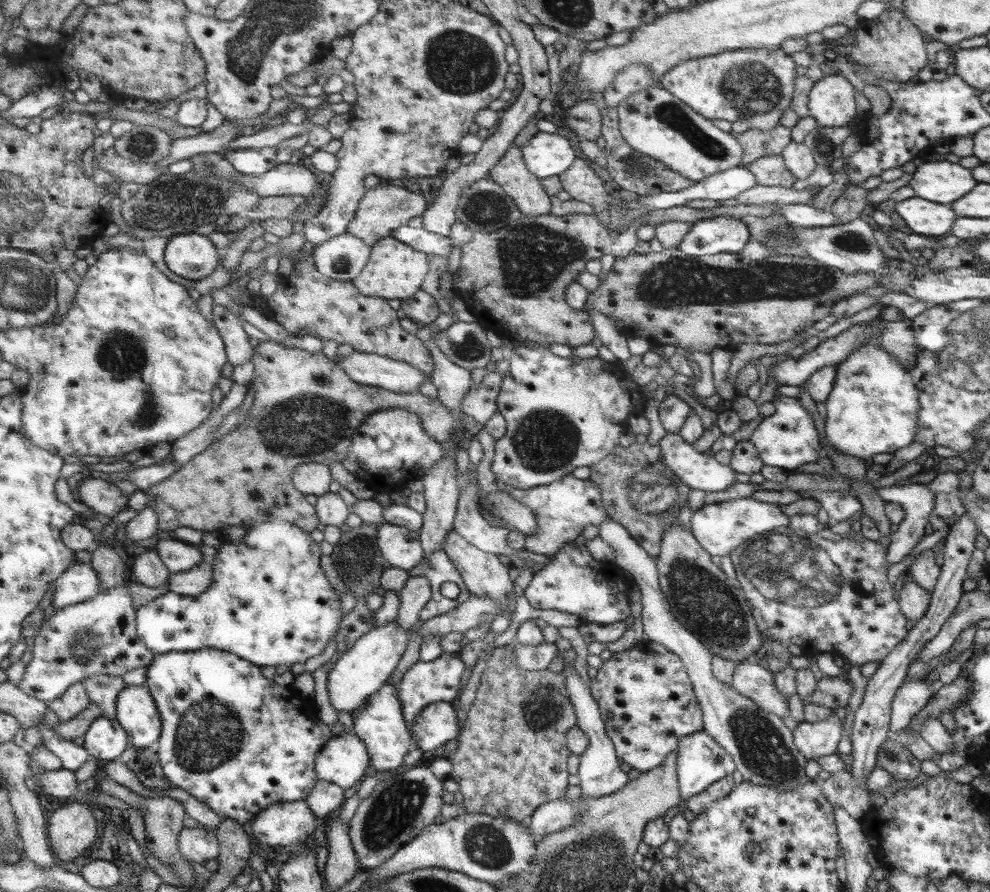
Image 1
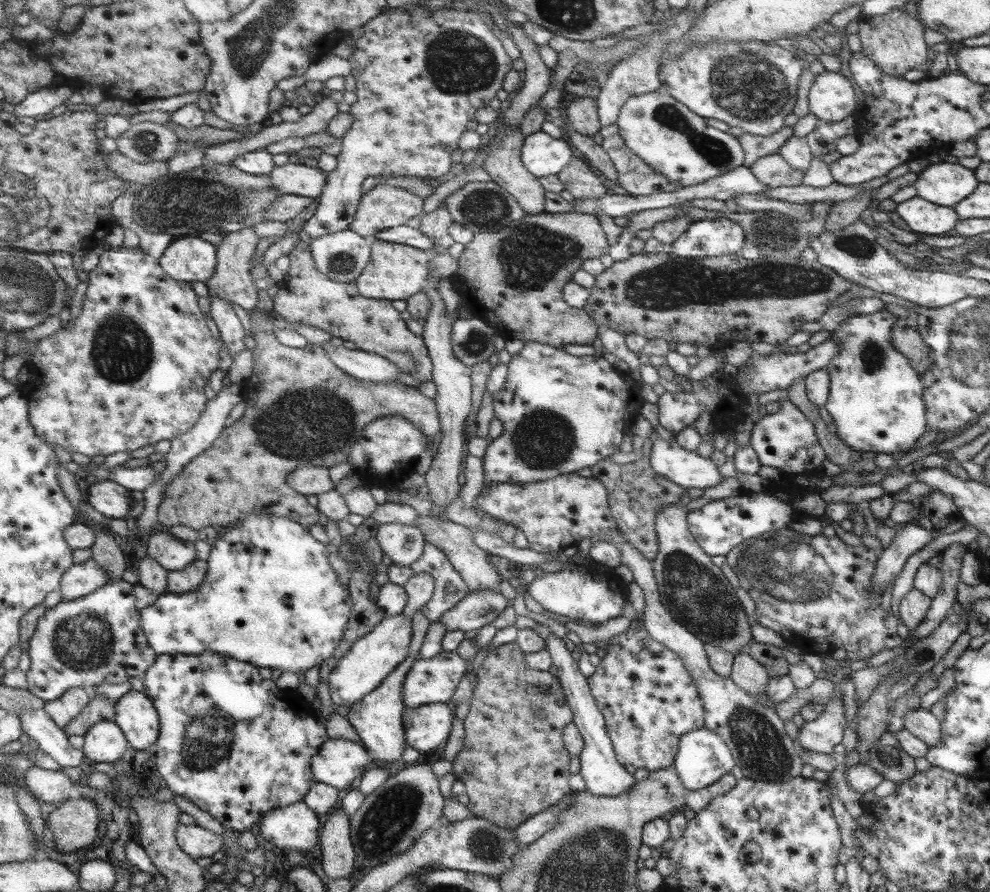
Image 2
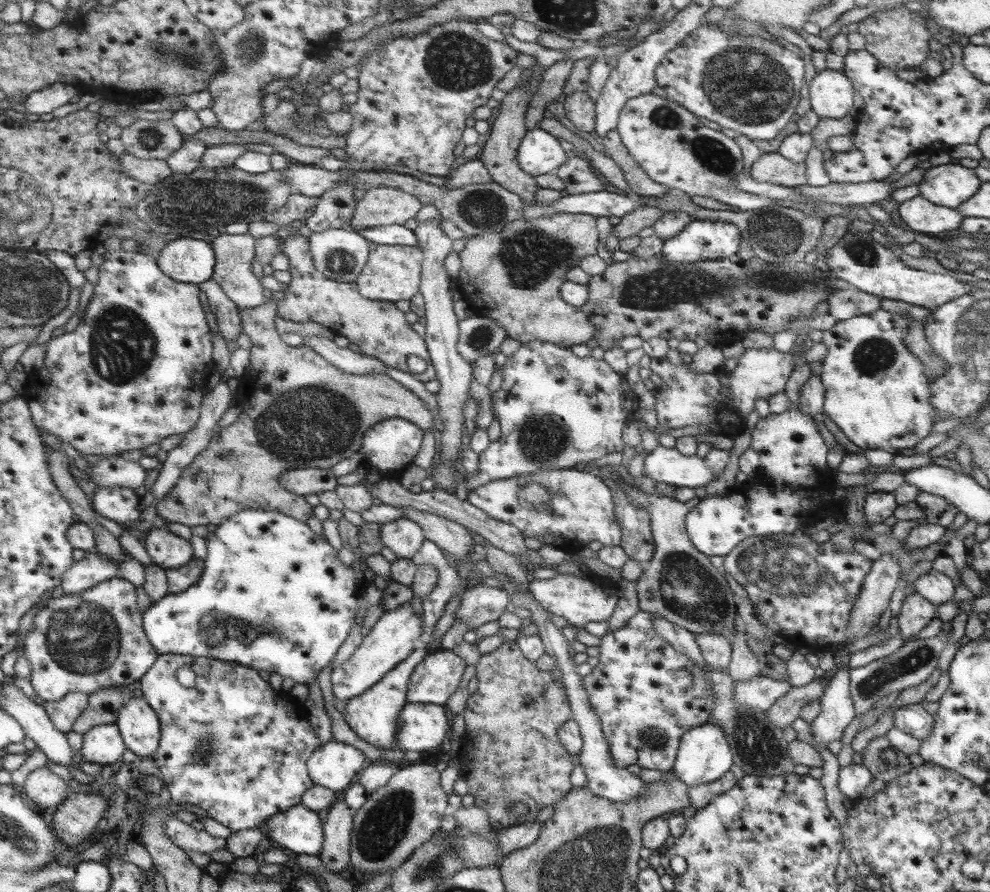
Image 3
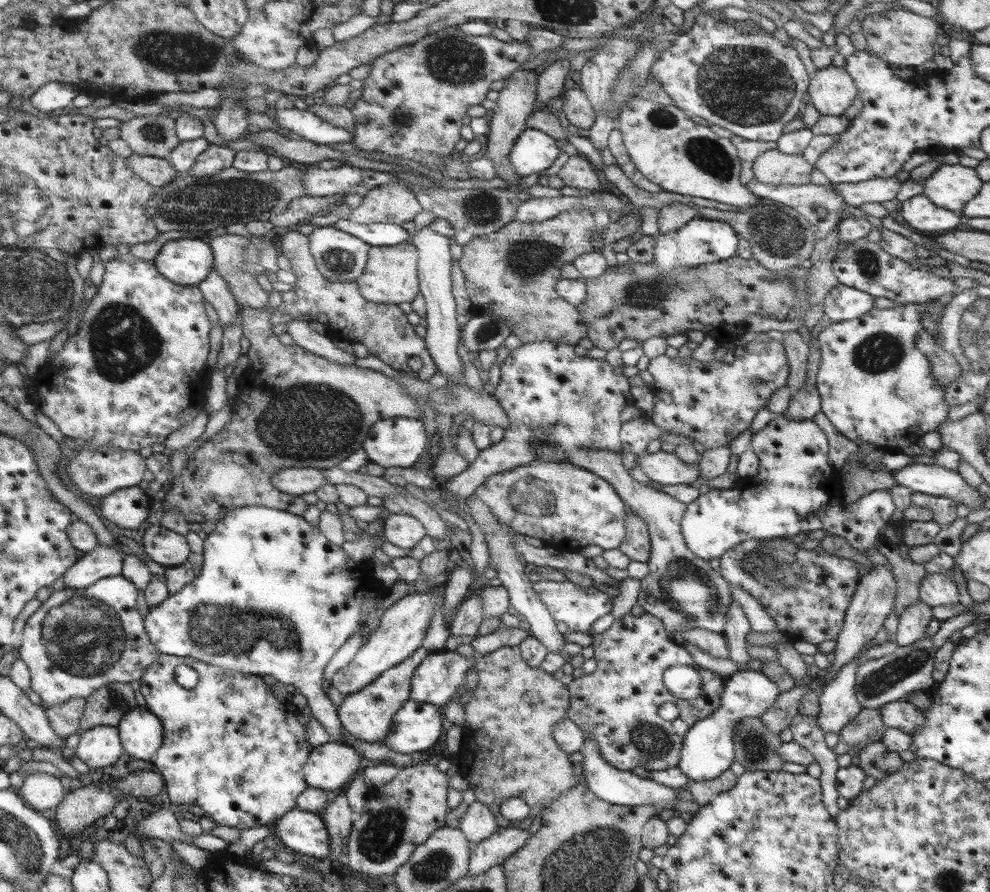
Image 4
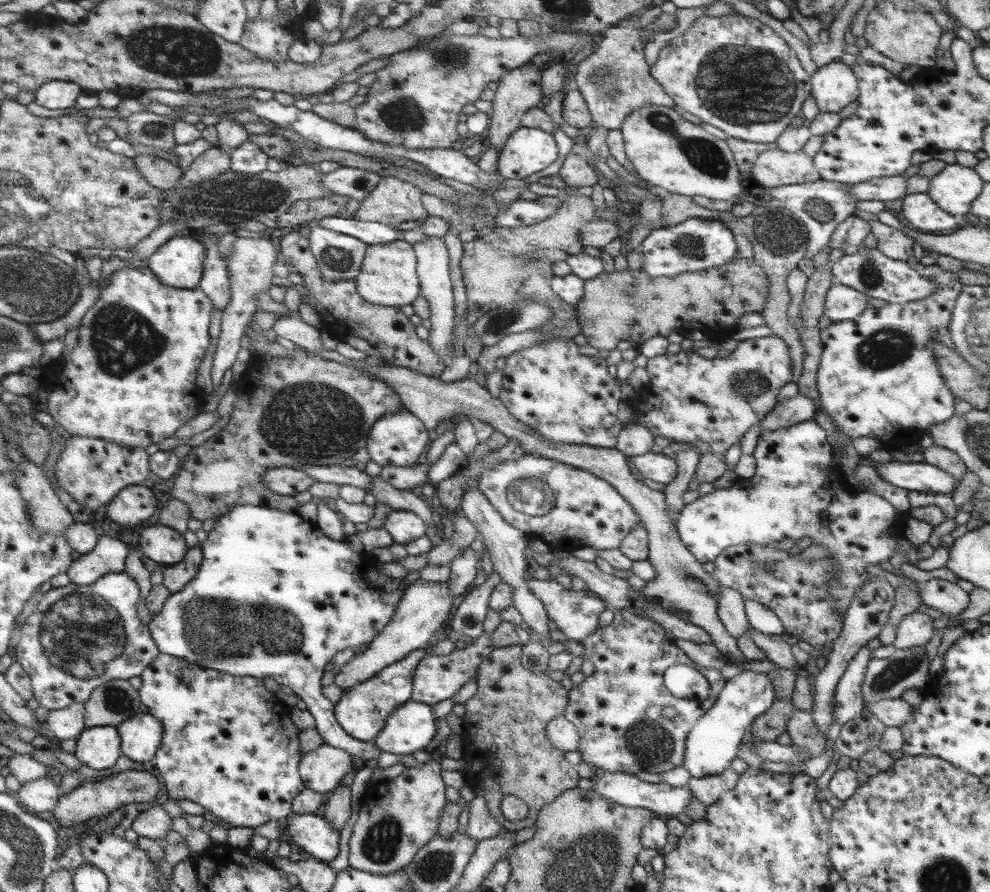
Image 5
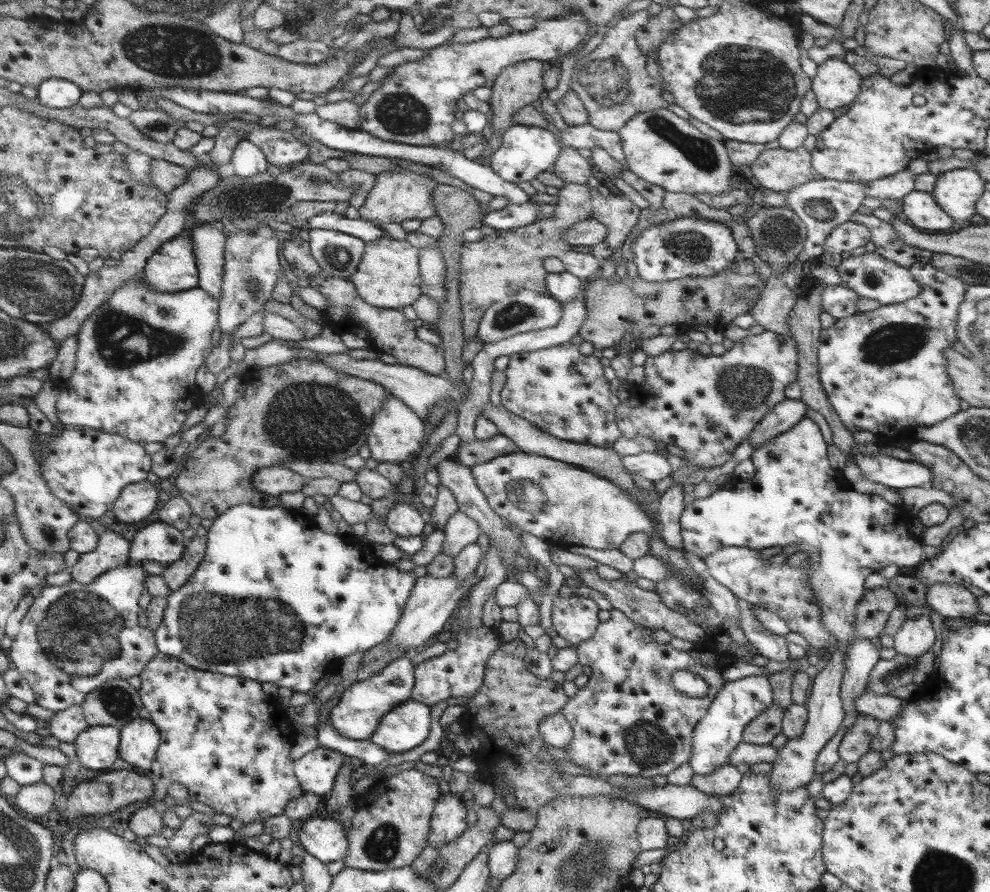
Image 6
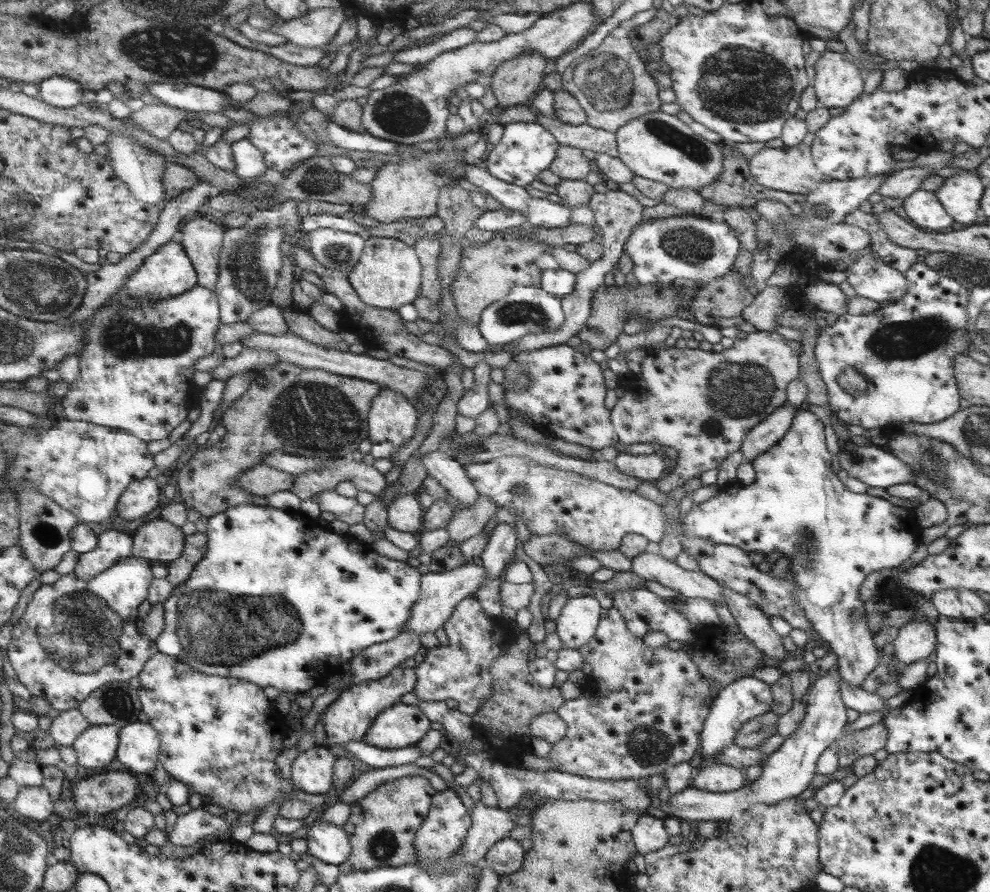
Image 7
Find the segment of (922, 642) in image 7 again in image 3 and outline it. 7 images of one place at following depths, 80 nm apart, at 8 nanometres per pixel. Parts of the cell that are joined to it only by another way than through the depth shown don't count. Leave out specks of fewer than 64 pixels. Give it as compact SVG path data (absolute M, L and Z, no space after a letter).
M914 592L904 599L899 616L894 623L903 640L916 636L920 630L926 628L937 617L937 607L928 602L923 595Z

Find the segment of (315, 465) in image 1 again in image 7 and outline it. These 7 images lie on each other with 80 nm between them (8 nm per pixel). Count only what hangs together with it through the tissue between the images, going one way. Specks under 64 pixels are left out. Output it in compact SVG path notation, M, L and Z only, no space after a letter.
M258 463L240 477L240 487L250 494L268 497L278 490L291 490L296 478L286 471Z

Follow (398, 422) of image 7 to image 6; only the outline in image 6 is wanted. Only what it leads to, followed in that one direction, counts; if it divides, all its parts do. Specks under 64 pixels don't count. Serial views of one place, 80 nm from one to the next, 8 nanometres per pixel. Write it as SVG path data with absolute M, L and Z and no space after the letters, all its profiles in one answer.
M390 395L384 406L376 412L371 421L371 434L367 444L371 457L378 463L393 462L401 466L412 460L415 452L426 442L426 434L430 427L406 403Z

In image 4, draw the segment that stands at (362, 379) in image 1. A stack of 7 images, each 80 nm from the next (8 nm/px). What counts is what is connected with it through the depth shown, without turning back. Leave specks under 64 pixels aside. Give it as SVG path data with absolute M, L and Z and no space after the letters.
M294 319L285 323L286 334L292 337L294 346L298 345L306 351L328 359L342 366L356 366L356 356L350 355L336 347L326 335L314 332L309 321Z

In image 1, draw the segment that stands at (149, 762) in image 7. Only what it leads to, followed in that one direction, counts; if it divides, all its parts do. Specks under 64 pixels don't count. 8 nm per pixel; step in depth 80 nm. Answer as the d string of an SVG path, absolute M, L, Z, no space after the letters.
M146 684L130 685L122 692L118 719L138 748L157 746L163 736L163 715Z

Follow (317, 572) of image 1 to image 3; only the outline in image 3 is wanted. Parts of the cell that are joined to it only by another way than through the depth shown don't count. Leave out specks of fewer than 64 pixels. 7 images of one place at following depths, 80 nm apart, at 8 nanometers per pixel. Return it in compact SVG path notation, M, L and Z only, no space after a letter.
M248 509L235 514L231 519L224 521L209 537L207 556L207 568L200 582L180 594L170 593L164 600L157 602L148 613L145 614L145 629L154 646L161 654L183 654L193 657L218 657L220 660L232 662L242 666L251 667L252 670L264 670L264 672L276 672L282 678L290 678L296 684L305 684L307 687L312 682L317 682L317 676L324 670L336 650L344 644L350 626L354 624L358 598L362 596L362 590L357 583L357 576L352 566L345 565L339 559L339 552L331 544L326 542L323 536L314 532L305 522L292 518L291 515L282 514L277 510Z

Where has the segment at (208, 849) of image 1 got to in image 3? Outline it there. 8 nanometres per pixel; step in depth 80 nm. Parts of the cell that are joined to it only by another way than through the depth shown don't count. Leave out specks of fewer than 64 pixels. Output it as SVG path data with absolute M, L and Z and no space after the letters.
M178 814L168 818L166 831L168 831L168 837L186 852L194 850L194 852L210 855L212 852L228 849L228 840L226 838L216 838L206 830L196 830L192 824L182 822L178 818Z

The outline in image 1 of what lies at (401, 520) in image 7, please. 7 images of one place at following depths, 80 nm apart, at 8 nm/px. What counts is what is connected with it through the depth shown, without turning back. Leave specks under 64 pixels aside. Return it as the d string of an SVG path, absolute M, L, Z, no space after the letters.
M384 523L378 529L378 548L392 567L412 570L424 561L419 531Z

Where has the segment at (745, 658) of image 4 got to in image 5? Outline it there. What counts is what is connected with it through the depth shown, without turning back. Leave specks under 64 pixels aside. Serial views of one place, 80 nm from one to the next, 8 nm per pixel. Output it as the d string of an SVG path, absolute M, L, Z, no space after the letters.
M722 586L719 590L718 613L724 627L736 640L740 635L746 635L749 621L745 614L744 598L739 592Z

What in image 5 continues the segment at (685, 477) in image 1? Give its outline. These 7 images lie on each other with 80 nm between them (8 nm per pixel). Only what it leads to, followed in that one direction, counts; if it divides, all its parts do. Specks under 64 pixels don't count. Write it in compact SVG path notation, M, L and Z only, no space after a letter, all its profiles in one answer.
M657 449L642 456L633 456L629 462L636 466L644 478L664 485L672 482L679 473L677 462Z

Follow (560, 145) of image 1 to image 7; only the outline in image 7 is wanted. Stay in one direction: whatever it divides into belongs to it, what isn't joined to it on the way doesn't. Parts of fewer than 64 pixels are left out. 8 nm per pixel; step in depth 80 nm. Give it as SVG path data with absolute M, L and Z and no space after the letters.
M513 122L503 126L502 140L494 146L484 166L492 176L508 184L525 187L536 181L543 170L550 168L559 148L560 144L555 136L540 123Z

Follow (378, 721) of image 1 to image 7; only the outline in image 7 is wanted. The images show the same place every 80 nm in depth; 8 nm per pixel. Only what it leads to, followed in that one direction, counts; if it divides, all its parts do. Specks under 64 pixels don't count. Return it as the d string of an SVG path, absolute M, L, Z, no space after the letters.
M396 667L388 676L380 680L370 680L344 690L321 714L324 732L331 742L362 741L370 726L383 710L390 709L406 693L412 692L418 684L418 675L414 668Z

